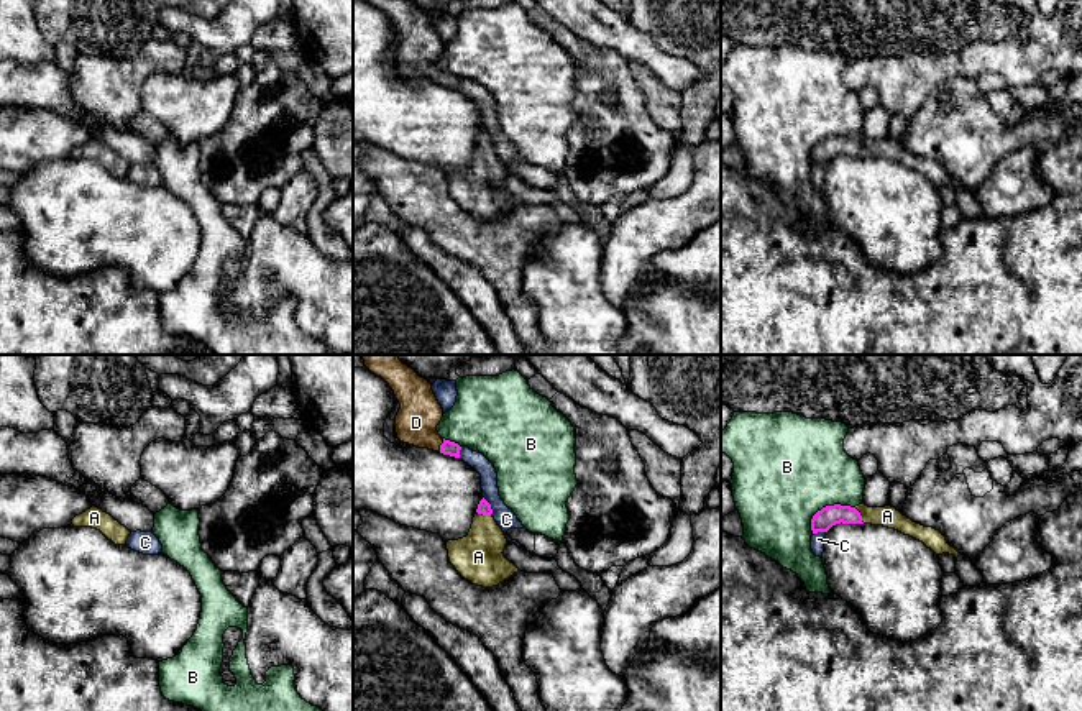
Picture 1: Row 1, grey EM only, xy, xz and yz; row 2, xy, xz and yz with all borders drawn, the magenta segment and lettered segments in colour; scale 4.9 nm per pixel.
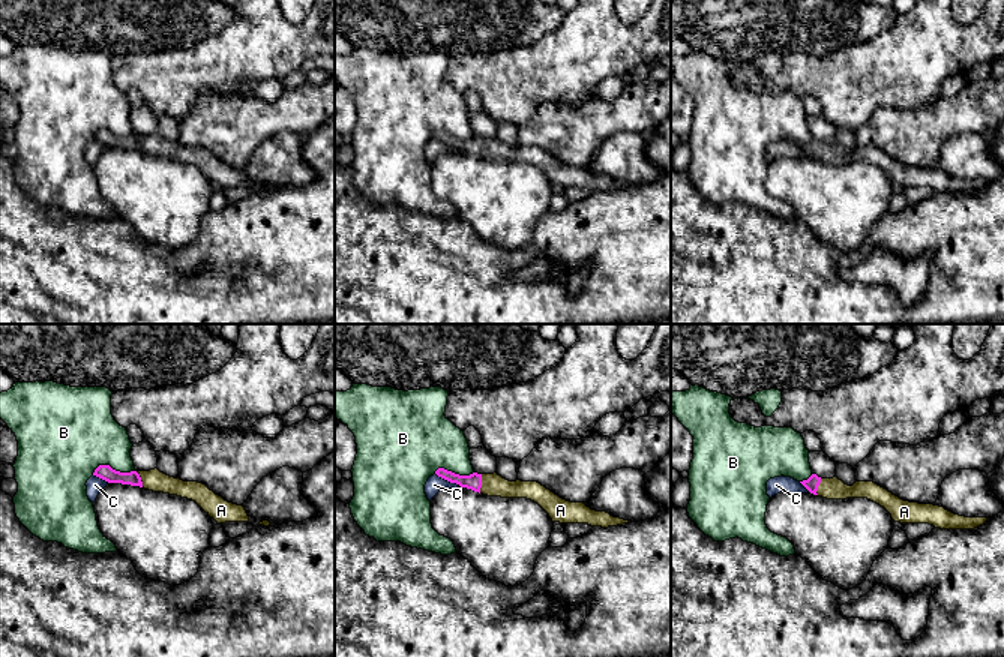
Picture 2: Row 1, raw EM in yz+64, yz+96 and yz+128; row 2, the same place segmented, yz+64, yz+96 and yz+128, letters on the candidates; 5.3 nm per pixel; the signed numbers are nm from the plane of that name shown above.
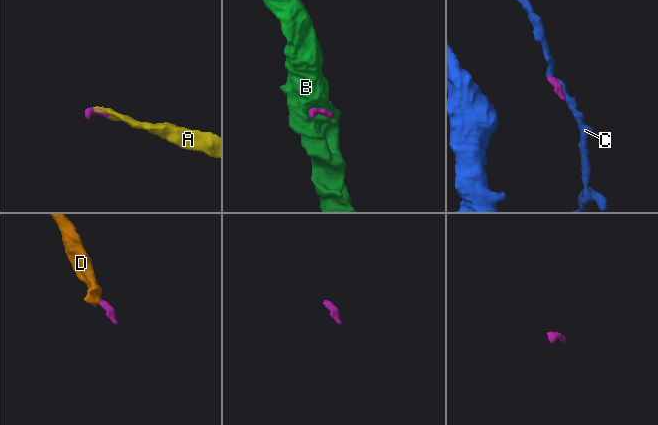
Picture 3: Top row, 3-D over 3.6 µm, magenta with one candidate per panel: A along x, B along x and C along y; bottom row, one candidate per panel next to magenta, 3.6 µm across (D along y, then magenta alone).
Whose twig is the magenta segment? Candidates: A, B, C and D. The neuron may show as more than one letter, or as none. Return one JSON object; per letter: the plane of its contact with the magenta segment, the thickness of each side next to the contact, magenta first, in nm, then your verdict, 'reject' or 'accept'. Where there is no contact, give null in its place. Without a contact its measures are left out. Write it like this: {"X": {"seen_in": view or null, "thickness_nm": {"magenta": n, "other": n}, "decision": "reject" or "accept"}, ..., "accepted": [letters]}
{"A": {"seen_in": "xz", "thickness_nm": {"magenta": 60, "other": 240}, "decision": "accept"}, "B": {"seen_in": "yz", "thickness_nm": {"magenta": 100, "other": 500}, "decision": "reject"}, "C": {"seen_in": "xz", "thickness_nm": {"magenta": 60, "other": 100}, "decision": "reject"}, "D": {"seen_in": "xz", "thickness_nm": {"magenta": 70, "other": 200}, "decision": "accept"}, "accepted": ["A", "D"]}

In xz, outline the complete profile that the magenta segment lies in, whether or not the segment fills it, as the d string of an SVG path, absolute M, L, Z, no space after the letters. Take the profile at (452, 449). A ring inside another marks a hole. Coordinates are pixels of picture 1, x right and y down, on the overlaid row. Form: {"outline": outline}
{"outline": "M363 355L364 366L381 376L394 391L401 409L396 415L396 433L404 443L429 448L460 458L461 447L438 435L443 417L432 384L404 365L397 355Z"}

